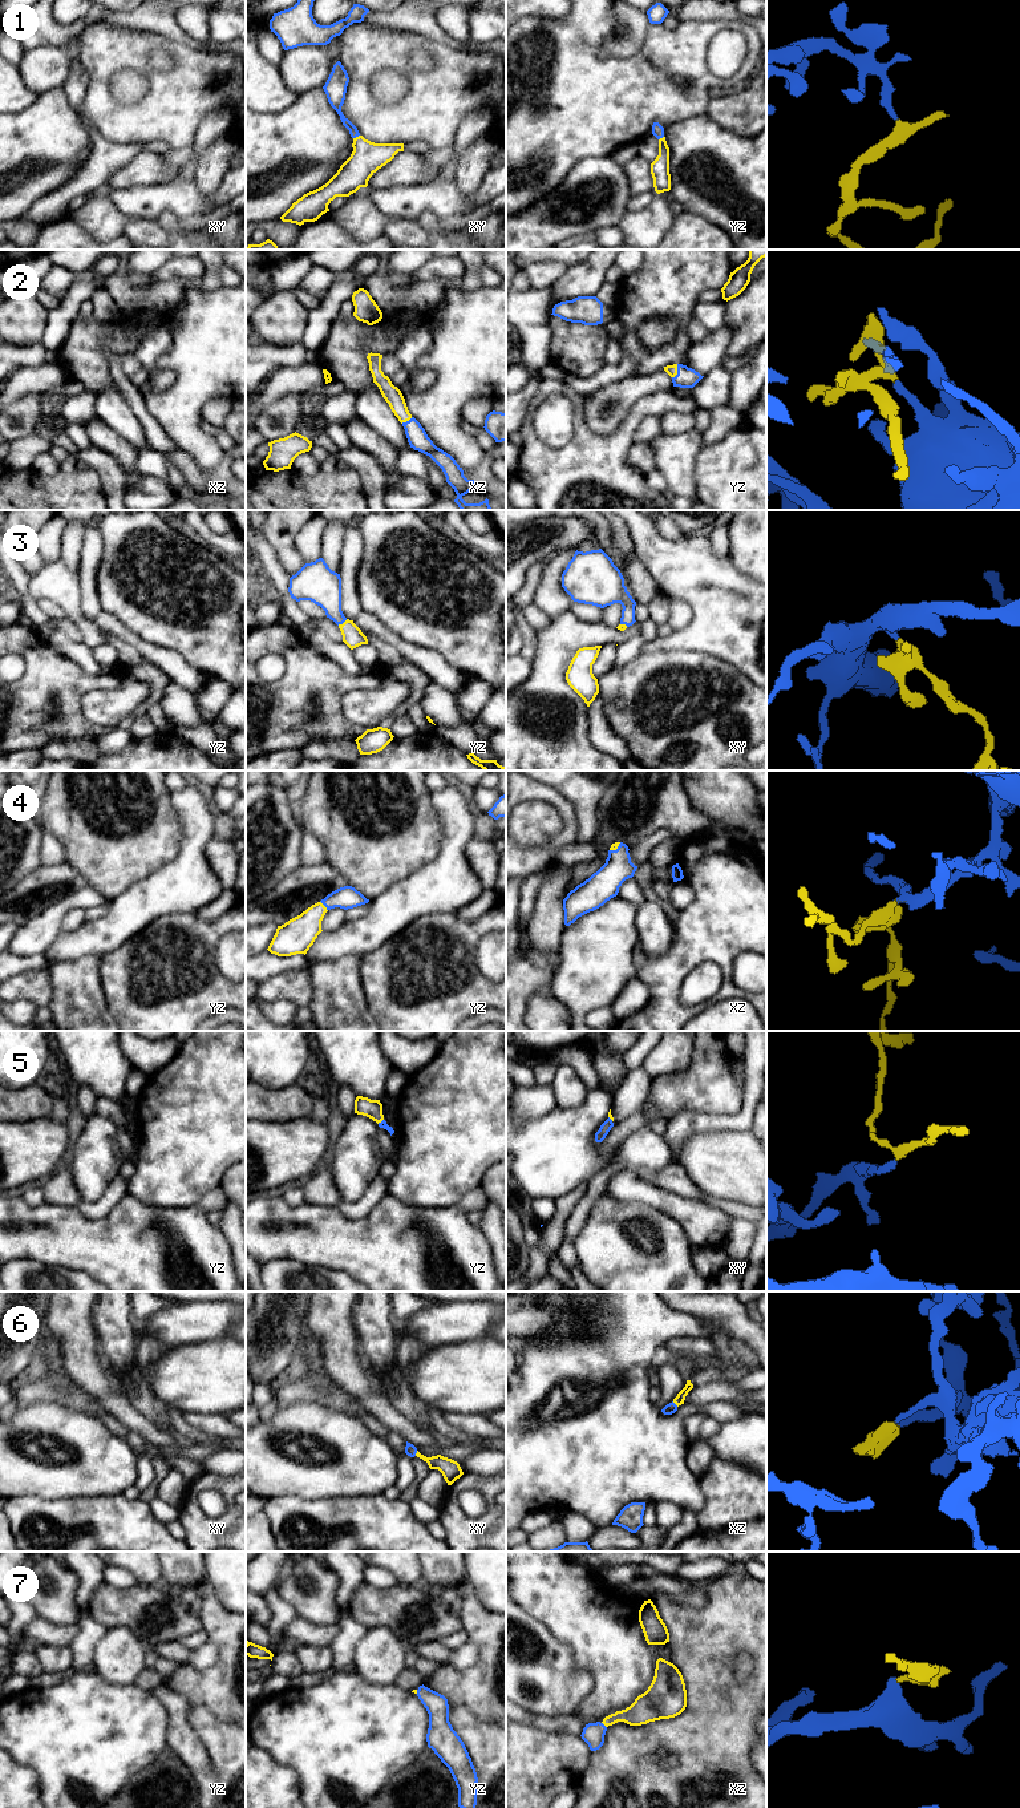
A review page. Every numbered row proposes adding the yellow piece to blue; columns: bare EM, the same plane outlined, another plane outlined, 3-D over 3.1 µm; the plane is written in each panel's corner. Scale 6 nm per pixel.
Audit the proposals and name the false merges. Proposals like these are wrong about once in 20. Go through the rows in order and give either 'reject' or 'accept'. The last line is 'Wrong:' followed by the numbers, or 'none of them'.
1: accept
2: accept
3: accept
4: accept
5: accept
6: accept
7: accept
Wrong: none of them

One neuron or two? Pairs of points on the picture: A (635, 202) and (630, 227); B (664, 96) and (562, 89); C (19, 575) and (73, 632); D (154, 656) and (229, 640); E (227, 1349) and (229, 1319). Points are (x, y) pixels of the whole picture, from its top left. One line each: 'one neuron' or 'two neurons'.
A: two neurons
B: one neuron
C: two neurons
D: two neurons
E: two neurons

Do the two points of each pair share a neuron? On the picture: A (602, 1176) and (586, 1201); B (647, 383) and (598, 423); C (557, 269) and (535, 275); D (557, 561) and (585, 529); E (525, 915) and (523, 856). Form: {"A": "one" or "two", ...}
{"A": "one", "B": "one", "C": "one", "D": "two", "E": "two"}

